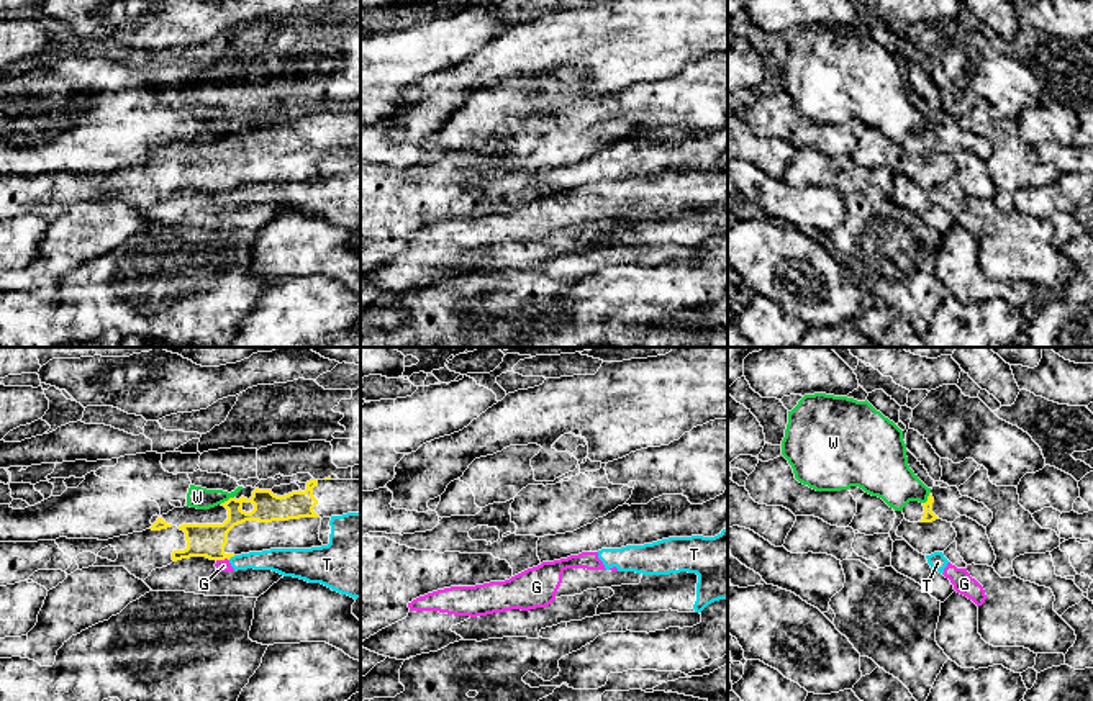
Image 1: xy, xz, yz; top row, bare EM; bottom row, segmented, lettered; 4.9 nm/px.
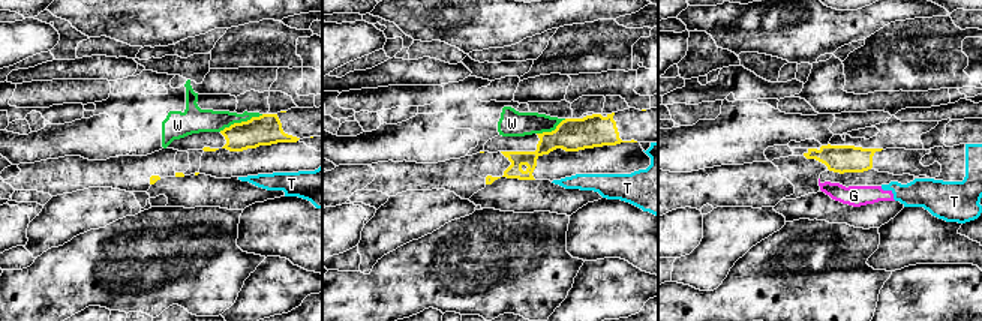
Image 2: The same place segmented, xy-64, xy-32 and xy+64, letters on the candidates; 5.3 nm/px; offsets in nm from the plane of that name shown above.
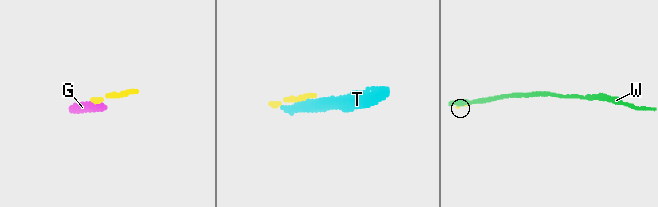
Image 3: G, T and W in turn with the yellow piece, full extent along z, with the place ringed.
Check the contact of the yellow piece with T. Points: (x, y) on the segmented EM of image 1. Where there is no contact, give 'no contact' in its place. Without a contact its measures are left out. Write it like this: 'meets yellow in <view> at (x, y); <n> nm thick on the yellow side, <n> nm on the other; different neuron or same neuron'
meets yellow in xy at (231, 556); 160 nm thick on the yellow side, 130 nm on the other; different neuron

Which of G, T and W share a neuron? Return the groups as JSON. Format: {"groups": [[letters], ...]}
{"groups": [["G", "T"], ["W"]]}

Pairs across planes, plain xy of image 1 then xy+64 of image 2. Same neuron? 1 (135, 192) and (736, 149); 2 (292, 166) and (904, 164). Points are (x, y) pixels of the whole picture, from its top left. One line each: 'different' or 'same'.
1: different
2: same

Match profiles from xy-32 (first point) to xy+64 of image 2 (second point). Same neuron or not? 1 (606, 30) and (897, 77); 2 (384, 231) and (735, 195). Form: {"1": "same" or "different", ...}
{"1": "same", "2": "different"}

